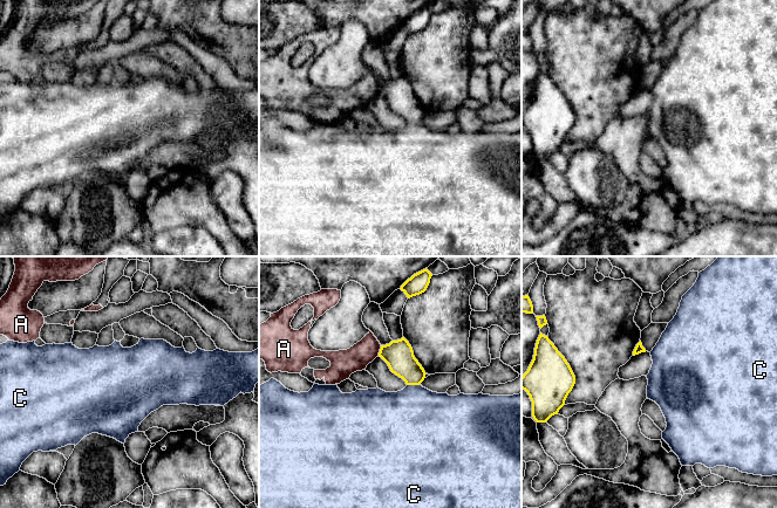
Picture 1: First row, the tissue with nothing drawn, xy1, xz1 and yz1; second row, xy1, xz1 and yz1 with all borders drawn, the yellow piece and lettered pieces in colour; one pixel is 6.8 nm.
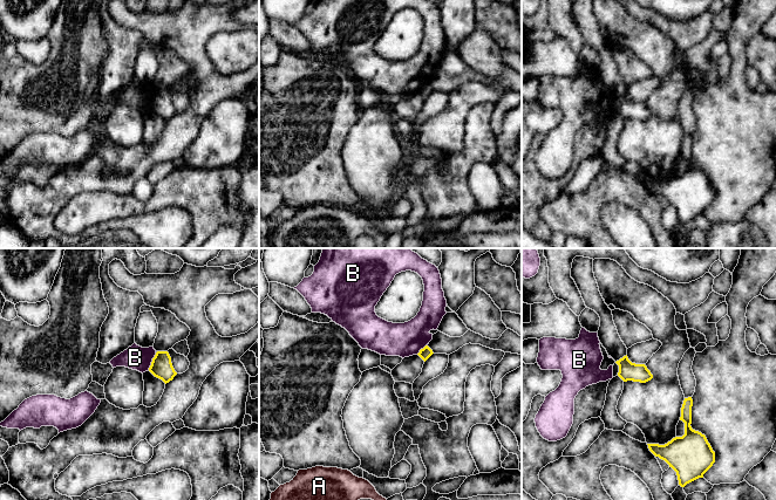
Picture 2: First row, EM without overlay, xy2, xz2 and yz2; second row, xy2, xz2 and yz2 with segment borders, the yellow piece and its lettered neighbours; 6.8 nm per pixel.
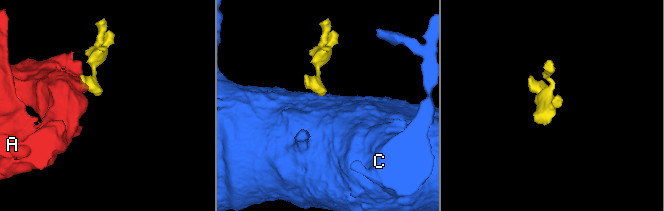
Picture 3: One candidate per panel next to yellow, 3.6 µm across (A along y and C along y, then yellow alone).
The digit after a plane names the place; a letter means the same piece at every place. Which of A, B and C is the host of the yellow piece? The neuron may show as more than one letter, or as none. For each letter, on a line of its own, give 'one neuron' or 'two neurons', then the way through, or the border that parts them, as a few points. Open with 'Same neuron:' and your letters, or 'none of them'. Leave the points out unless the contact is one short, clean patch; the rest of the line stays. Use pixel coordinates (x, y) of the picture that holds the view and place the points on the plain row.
Same neuron: C
A: two neurons | along xz1 (381, 83), (377, 93)
B: two neurons | along xy2 (156, 90), (148, 107)
C: one neuron | across xz1 (399, 93), (413, 111), (413, 122), (415, 158)

